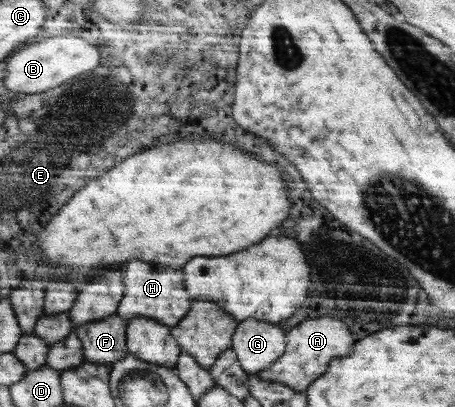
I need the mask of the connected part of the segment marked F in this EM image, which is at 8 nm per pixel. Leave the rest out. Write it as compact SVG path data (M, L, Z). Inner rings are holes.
M114 314L105 317L105 320L77 325L73 331L83 343L86 361L97 365L112 365L127 357L127 322L127 319Z

